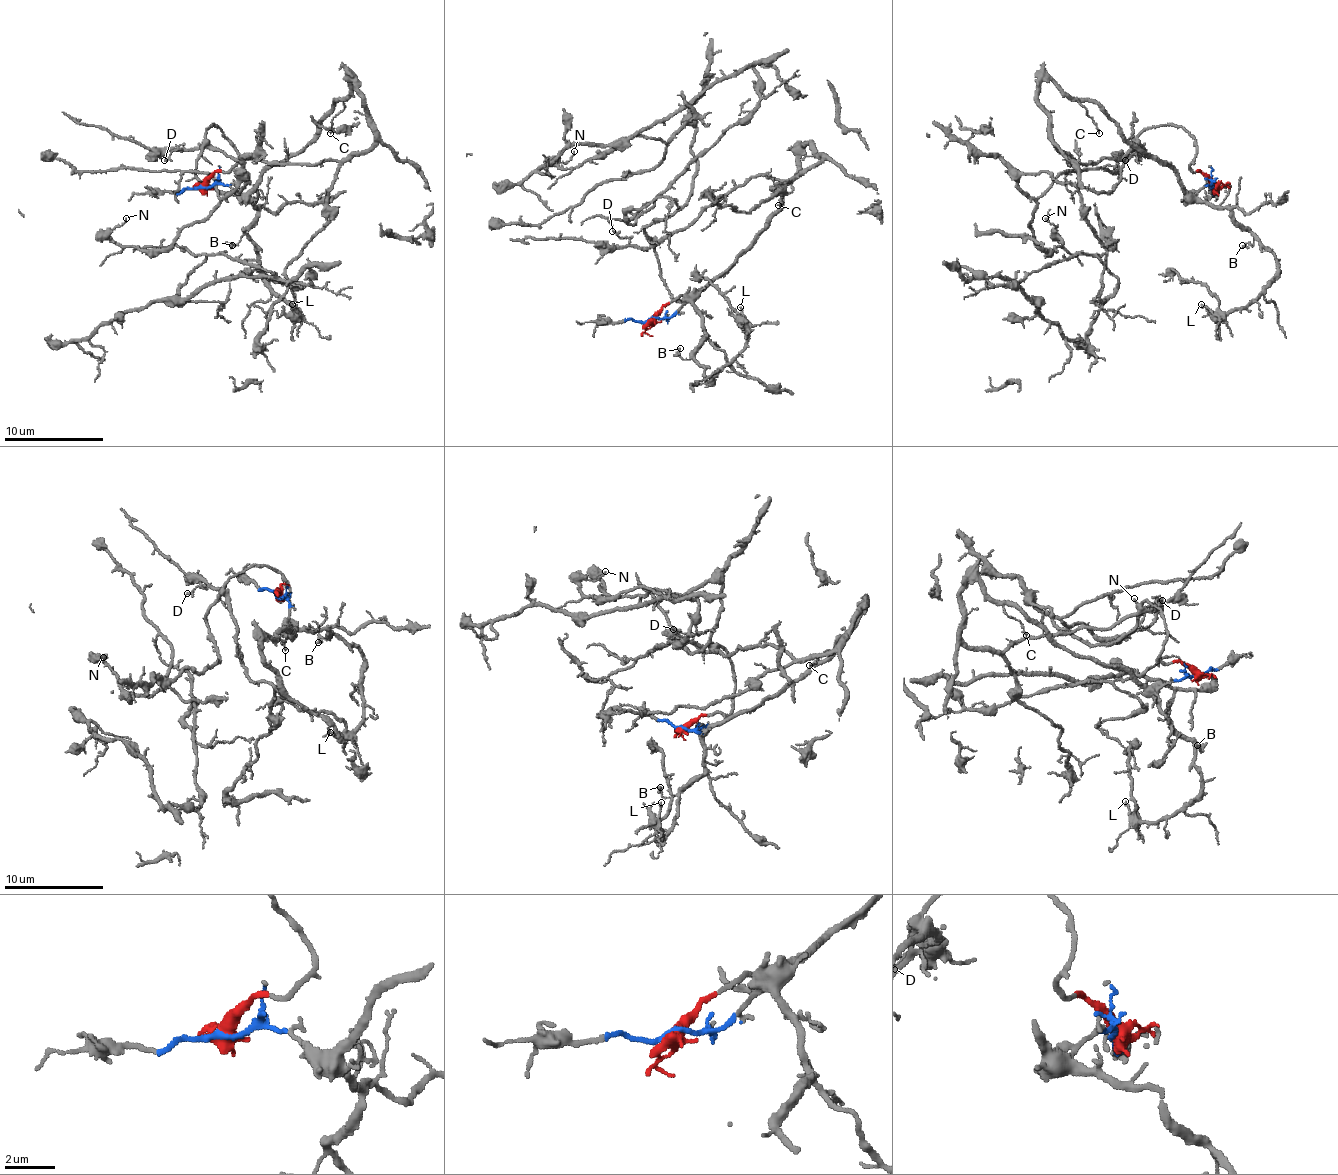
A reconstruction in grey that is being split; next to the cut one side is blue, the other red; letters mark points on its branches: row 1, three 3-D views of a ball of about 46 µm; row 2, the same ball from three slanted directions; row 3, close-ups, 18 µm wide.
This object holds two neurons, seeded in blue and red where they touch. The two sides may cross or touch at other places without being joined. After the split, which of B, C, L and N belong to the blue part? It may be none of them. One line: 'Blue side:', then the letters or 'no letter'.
Blue side: B, C, L

